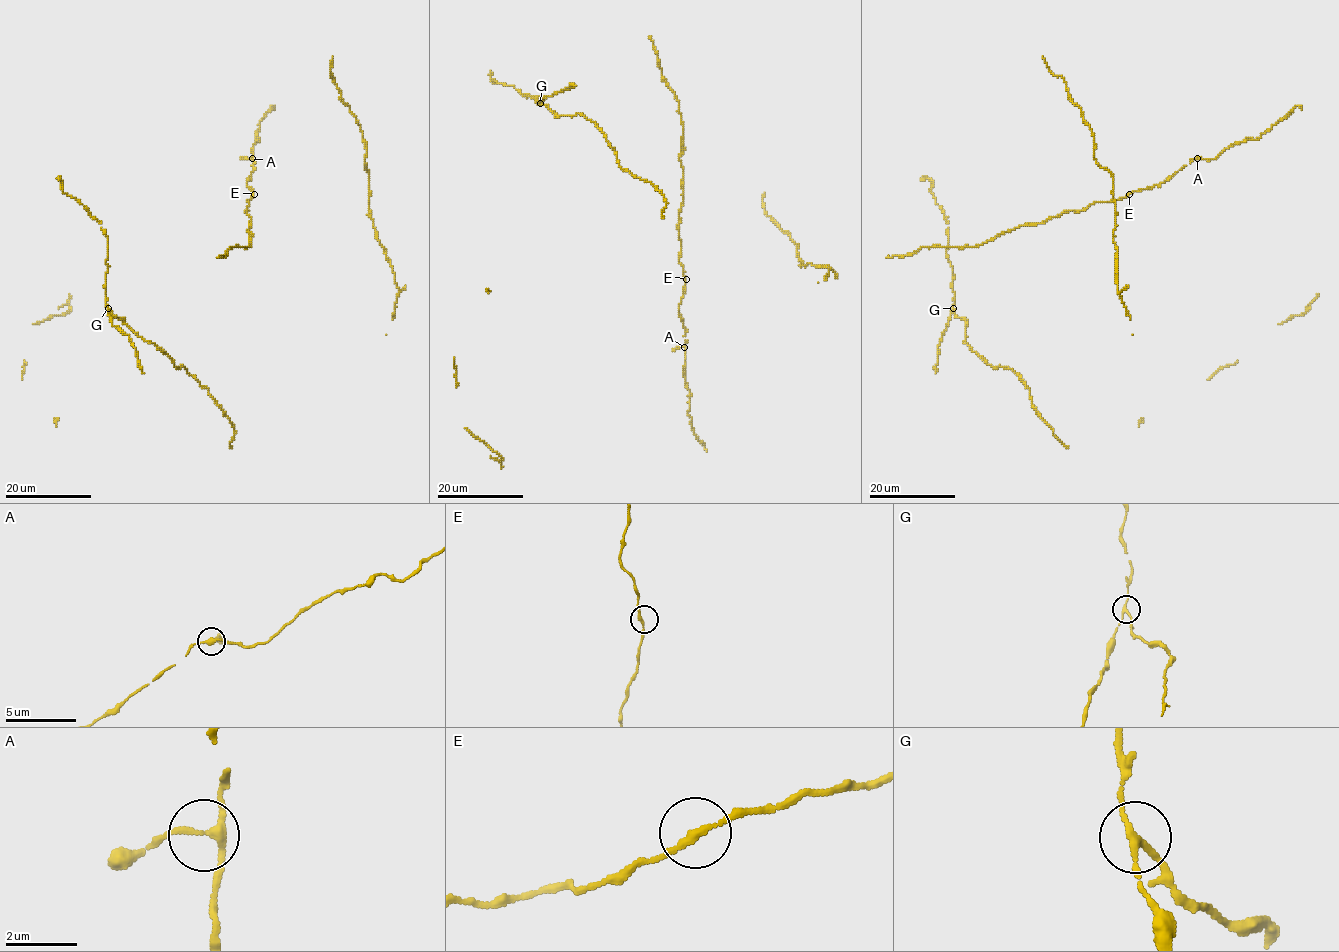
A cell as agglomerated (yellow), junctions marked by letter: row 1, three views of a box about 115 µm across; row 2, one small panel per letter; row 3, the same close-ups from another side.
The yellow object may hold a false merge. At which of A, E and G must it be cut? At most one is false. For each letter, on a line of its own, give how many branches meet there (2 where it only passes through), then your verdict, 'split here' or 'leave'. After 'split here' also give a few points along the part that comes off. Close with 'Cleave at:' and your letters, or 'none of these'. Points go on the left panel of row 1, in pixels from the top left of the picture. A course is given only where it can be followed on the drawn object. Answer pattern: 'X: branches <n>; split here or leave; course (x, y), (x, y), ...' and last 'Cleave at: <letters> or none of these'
A: branches 3; leave
E: branches 2; leave
G: branches 3; split here; course (108, 308), (208, 390), (232, 424), (231, 447)
Cleave at: G

